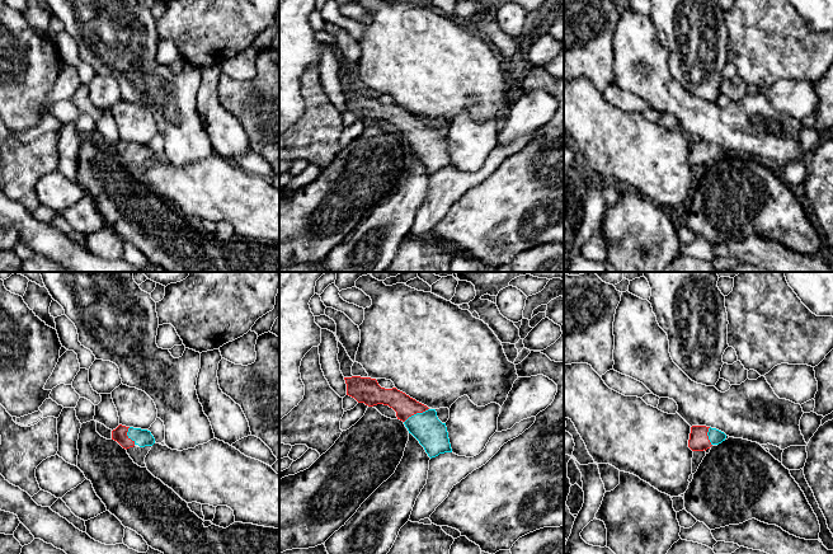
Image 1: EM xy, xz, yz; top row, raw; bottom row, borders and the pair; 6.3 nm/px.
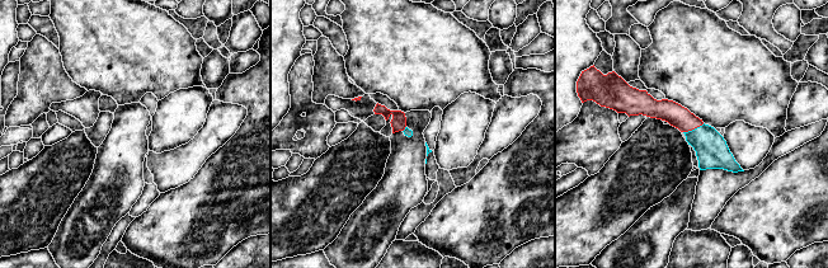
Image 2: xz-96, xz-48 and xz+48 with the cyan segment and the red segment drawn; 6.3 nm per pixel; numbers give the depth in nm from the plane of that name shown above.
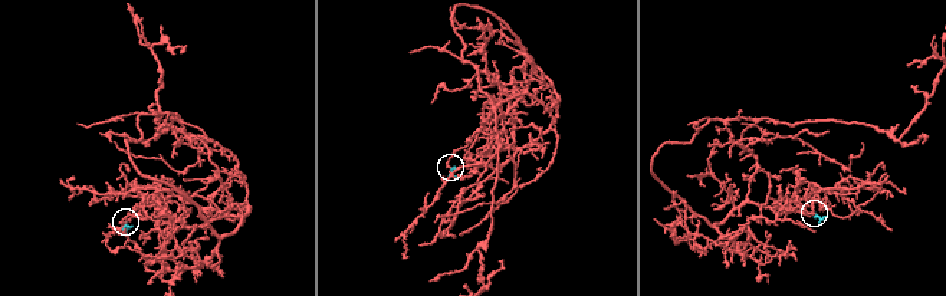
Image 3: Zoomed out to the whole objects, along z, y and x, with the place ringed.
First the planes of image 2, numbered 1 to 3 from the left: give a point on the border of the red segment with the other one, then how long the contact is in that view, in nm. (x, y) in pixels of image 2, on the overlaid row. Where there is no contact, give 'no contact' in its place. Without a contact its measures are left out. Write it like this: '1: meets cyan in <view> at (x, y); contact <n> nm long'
1: no contact
2: meets cyan in xz-48 at (405, 128); contact 40 nm long
3: meets cyan in xz+48 at (695, 128); contact 150 nm long

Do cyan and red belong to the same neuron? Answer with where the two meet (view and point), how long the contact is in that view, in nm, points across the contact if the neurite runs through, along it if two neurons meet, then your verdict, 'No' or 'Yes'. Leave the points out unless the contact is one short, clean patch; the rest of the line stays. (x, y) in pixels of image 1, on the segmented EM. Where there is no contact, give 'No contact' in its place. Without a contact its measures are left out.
Touches cyan at xz (417, 413). Shared border 180 nm. Path across: xz (426, 427), (417, 413), (404, 405). Yes

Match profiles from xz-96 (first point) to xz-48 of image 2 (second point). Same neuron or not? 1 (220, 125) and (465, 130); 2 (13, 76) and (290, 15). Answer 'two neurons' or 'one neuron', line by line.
1: two neurons
2: two neurons

